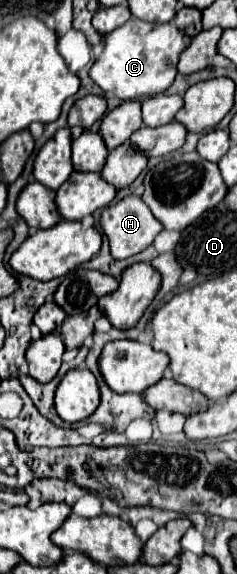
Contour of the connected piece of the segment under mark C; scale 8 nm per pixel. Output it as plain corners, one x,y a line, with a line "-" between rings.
130,18
126,24
106,34
106,48
90,68
90,78
104,90
114,92
120,100
134,100
142,96
154,96
170,88
178,70
178,56
188,48
190,36
184,36
172,22
150,24
138,18

